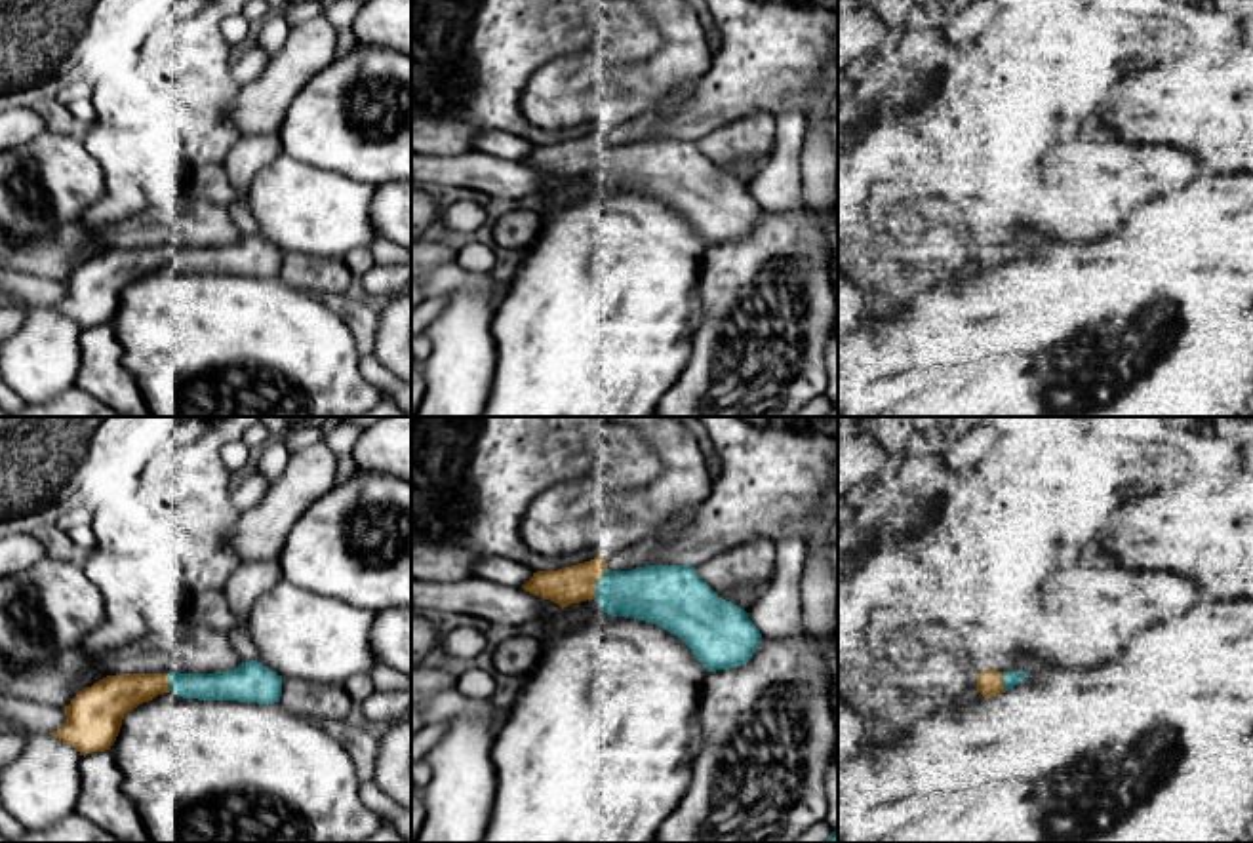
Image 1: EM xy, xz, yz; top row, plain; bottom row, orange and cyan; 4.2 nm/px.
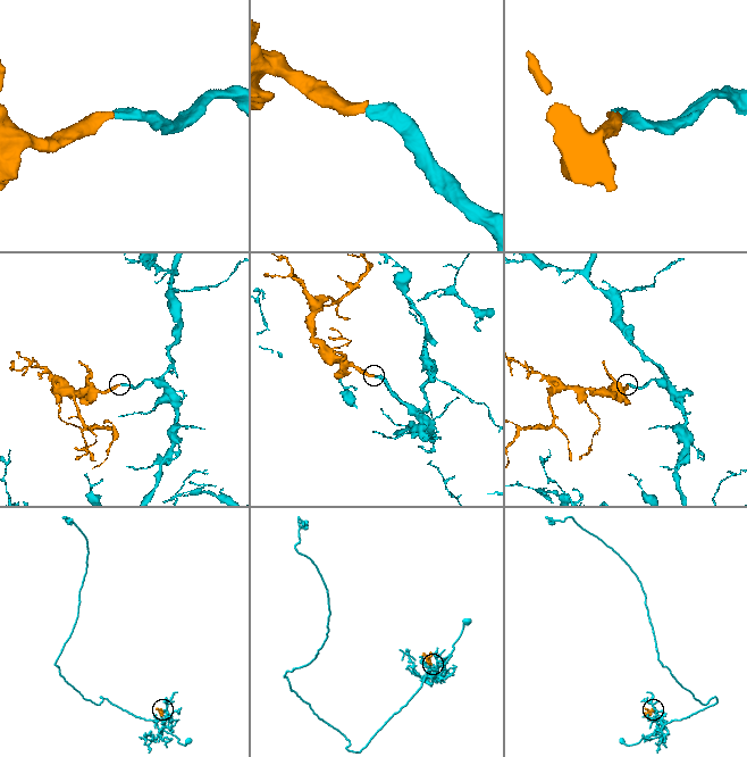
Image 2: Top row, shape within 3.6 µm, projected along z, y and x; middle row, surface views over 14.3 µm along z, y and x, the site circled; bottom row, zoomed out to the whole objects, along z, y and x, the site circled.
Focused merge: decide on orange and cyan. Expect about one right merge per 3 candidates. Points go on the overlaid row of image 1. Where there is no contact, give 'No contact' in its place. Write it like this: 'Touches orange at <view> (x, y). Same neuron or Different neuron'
Touches orange at xz (596, 581). Same neuron

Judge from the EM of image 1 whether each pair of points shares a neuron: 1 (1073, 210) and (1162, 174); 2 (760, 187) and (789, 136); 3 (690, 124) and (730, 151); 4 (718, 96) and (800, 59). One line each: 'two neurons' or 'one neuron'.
1: one neuron
2: one neuron
3: two neurons
4: one neuron

